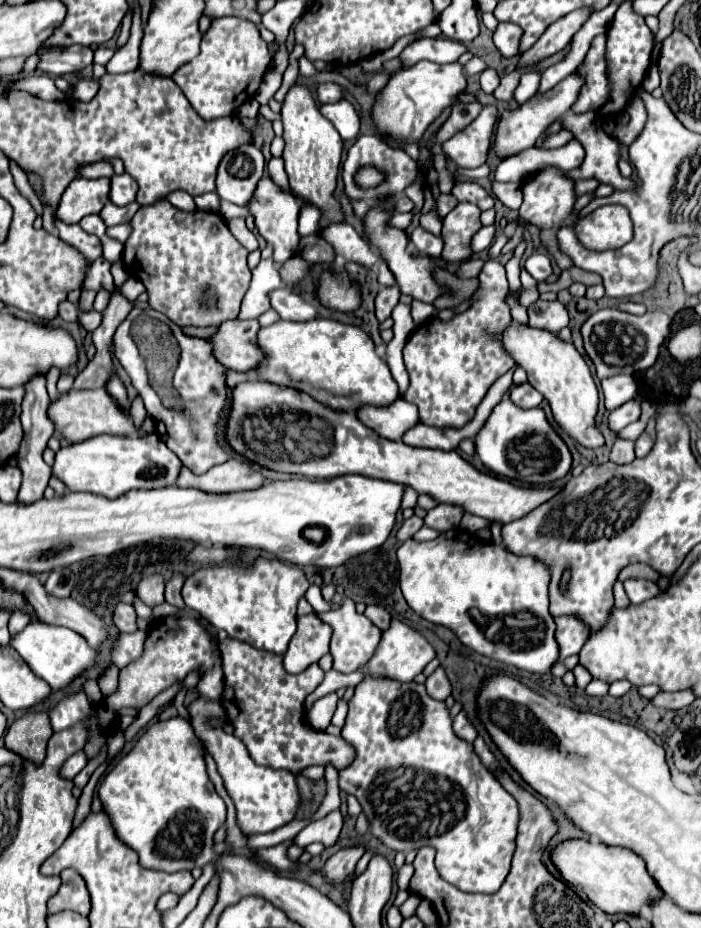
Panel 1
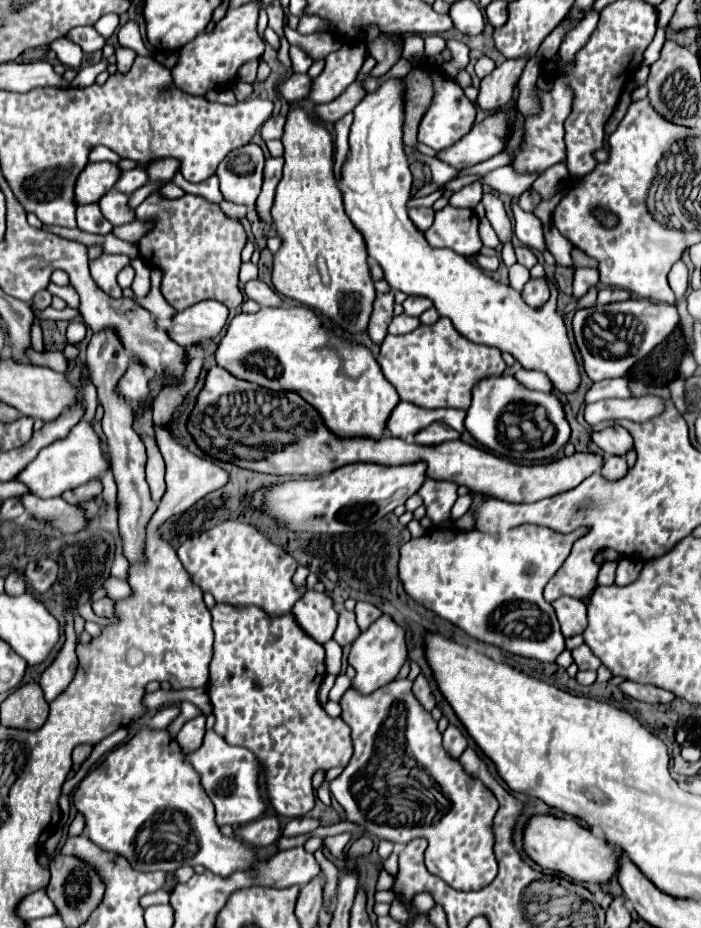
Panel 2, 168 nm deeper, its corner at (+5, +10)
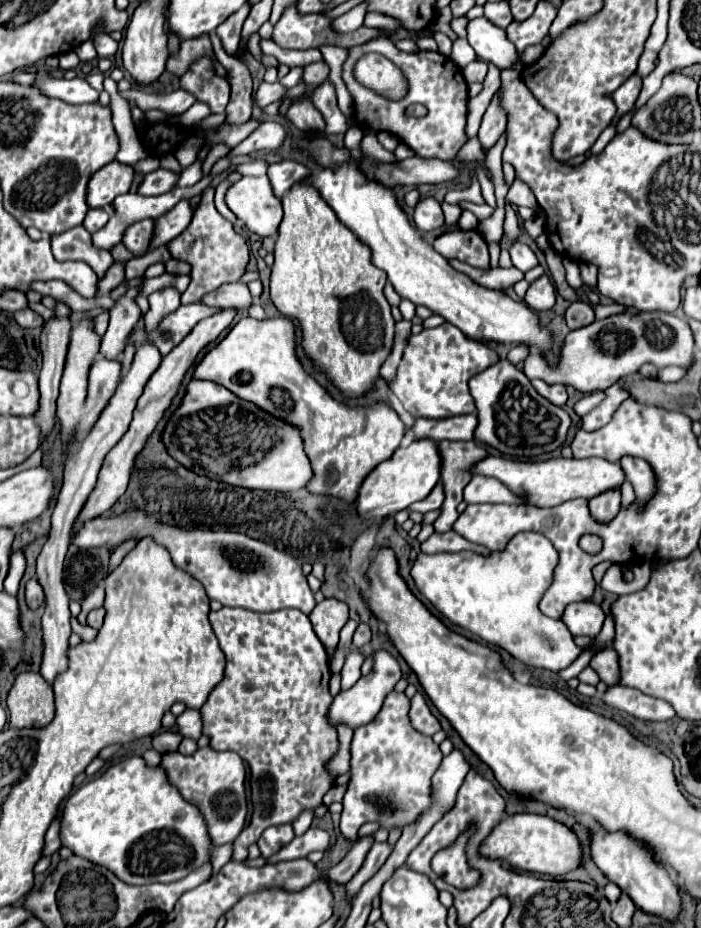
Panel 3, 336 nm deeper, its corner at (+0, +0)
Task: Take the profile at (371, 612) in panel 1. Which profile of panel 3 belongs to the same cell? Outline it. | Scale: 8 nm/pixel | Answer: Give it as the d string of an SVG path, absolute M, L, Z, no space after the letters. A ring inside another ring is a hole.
M359 624L357 630L355 630L355 634L353 634L353 646L355 646L355 648L361 648L361 646L365 646L369 640L371 640L371 630L369 630L369 626L367 626L367 624Z

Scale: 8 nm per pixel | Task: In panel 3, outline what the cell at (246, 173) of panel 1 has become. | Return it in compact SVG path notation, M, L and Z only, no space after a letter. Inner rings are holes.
M243 176L229 188L225 202L229 210L253 234L261 238L277 234L277 228L283 218L283 206L281 200L273 194L267 176Z

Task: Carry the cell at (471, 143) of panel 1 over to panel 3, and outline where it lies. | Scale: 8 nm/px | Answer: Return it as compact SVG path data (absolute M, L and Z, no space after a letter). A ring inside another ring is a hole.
M375 38L365 44L349 48L349 56L343 62L343 82L353 98L353 118L357 126L389 132L407 144L417 156L421 158L439 158L439 160L453 160L461 146L467 142L465 136L465 120L467 120L467 82L461 74L461 68L453 64L451 58L443 56L441 52L401 52L393 46L387 38ZM357 52L381 52L389 60L397 62L399 68L407 68L409 80L409 96L399 102L387 102L385 98L369 92L353 78L353 64L357 62ZM409 104L423 104L429 114L425 118L407 118L405 106Z

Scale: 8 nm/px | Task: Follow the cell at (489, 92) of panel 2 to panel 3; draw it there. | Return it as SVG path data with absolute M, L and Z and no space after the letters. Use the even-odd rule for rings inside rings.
M493 96L485 116L483 116L483 122L481 122L481 128L479 128L479 142L485 150L491 150L497 140L501 138L501 134L505 132L505 112L501 112L501 106L499 106L499 100L497 96Z

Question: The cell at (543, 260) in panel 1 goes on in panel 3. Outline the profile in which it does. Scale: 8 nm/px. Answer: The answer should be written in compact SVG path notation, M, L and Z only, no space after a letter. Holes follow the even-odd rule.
M515 240L509 248L509 254L511 254L511 260L513 260L513 266L519 268L521 272L527 272L531 270L533 266L537 266L537 256L533 254L533 250L523 244L521 240Z

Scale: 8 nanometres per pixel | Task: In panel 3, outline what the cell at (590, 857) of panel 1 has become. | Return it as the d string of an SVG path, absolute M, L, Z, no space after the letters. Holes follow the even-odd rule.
M511 814L505 816L493 828L493 832L489 832L489 836L479 846L479 854L489 860L503 860L523 872L547 874L559 878L571 872L575 866L579 866L581 844L575 838L575 834L561 822L555 822L539 814Z

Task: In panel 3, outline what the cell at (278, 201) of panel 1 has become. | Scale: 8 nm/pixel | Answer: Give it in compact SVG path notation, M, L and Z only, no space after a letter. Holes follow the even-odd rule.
M281 160L281 162L275 162L269 166L269 180L271 180L271 186L273 190L277 192L277 196L285 196L287 190L307 178L311 174L311 170L295 160Z

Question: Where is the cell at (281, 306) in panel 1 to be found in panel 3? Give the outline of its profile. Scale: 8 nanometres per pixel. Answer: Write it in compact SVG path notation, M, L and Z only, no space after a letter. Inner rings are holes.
M231 282L231 284L221 284L213 292L205 294L199 302L209 308L249 308L253 304L253 298L245 284Z

